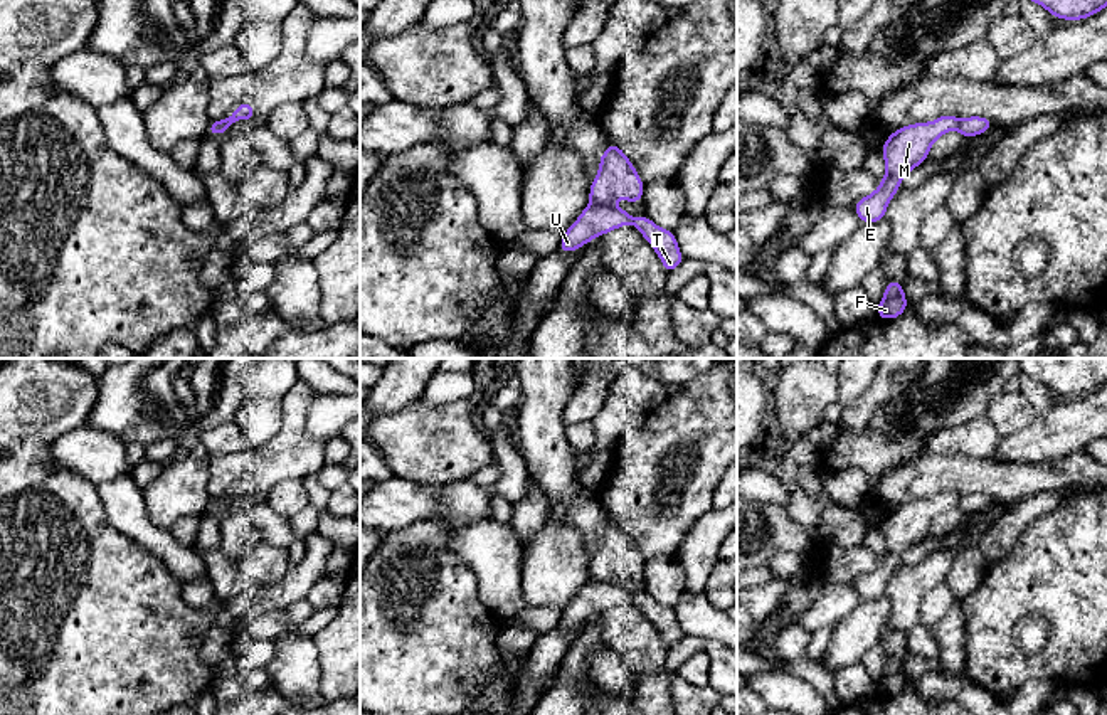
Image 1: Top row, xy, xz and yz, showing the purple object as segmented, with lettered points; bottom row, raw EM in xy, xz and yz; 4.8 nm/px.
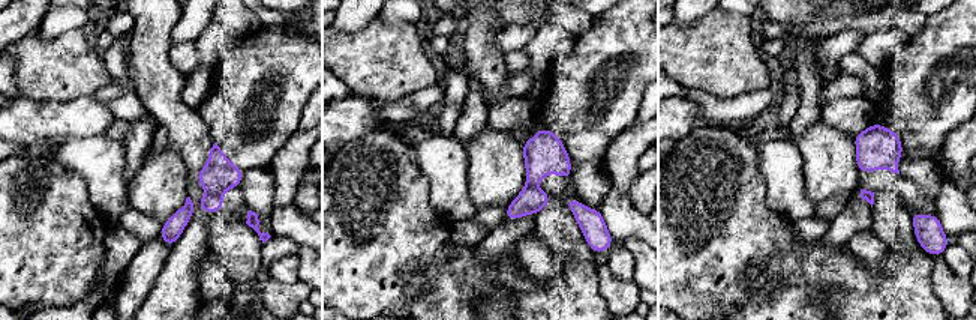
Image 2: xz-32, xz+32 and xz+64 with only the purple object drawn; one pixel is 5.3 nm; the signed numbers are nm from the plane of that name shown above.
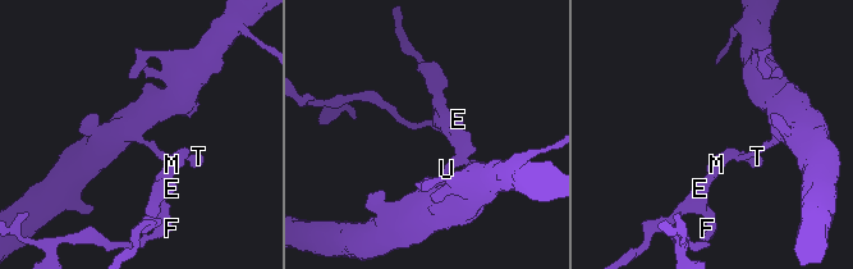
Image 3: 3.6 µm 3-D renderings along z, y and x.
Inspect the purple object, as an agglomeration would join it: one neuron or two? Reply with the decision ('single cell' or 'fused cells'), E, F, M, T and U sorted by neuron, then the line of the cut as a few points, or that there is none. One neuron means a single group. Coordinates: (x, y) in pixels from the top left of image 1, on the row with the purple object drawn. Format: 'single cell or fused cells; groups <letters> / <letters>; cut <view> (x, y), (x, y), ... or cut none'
fused cells; groups E F M / T U; cut xz (593, 202), (609, 206)

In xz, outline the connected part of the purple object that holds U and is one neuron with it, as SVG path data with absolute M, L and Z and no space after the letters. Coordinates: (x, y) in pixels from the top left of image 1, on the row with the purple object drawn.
M589 204L580 212L579 219L562 234L559 251L570 254L624 224L633 224L651 244L666 274L673 273L685 261L673 230L658 227L648 215L631 217L628 210L599 204Z

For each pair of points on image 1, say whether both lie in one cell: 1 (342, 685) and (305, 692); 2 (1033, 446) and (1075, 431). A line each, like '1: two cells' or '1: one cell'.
1: two cells
2: one cell

